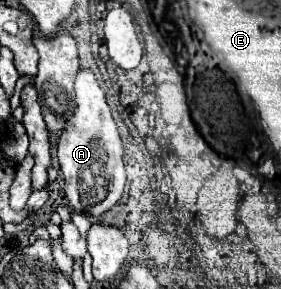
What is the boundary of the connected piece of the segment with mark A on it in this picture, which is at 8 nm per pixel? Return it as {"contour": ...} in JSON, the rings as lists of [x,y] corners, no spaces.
{"contour":[[[80,69],[76,75],[76,111],[68,127],[60,135],[58,161],[64,173],[64,191],[70,207],[78,213],[88,213],[100,219],[120,197],[126,185],[124,147],[116,129],[116,121],[106,103],[106,95],[90,69]]]}

